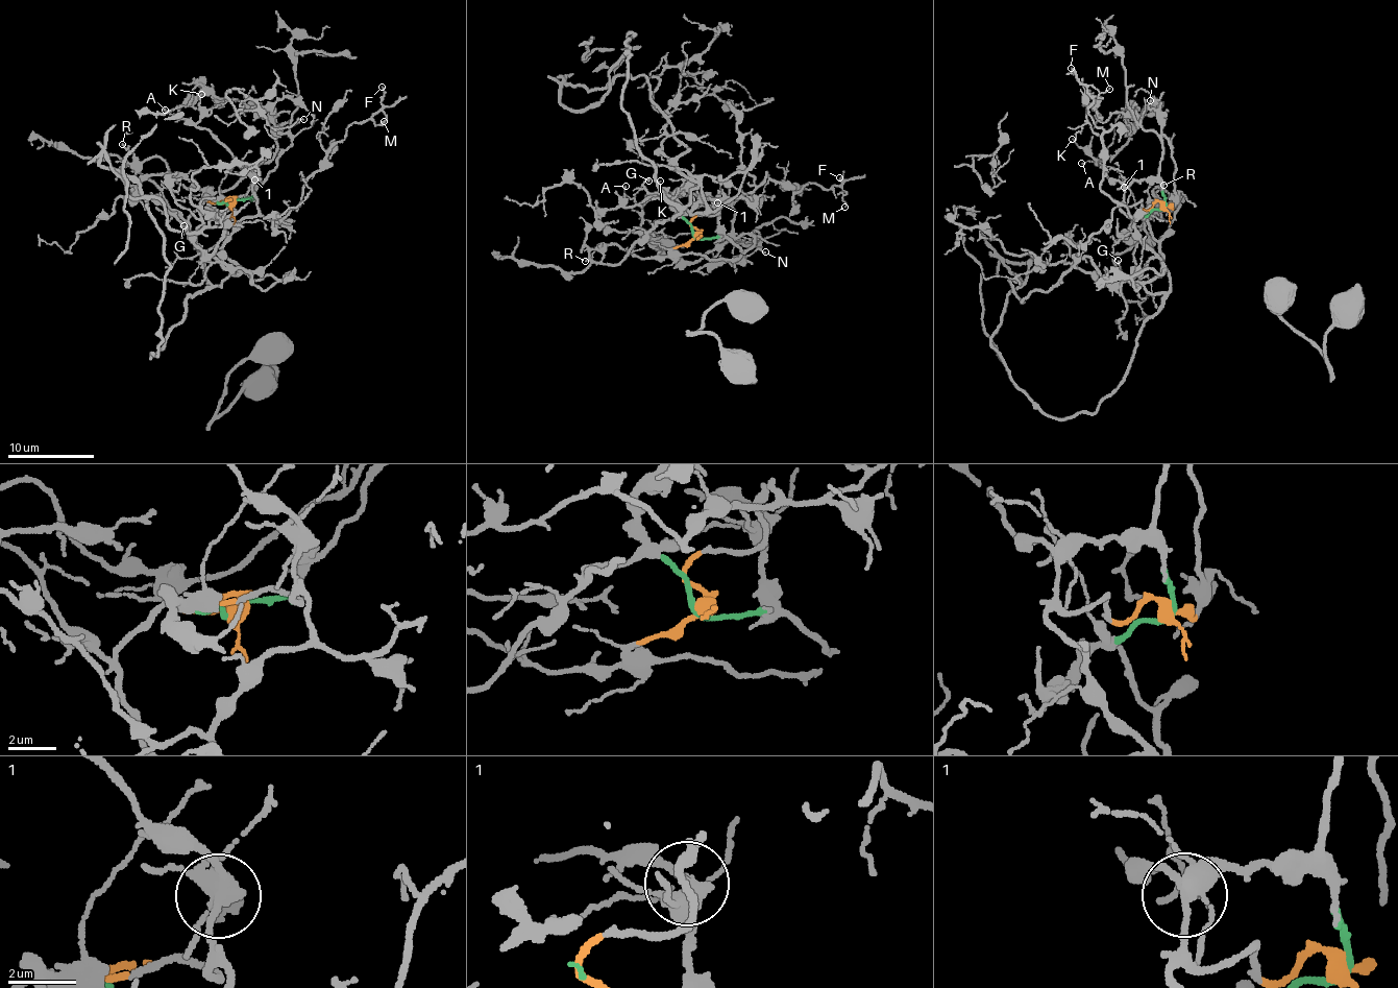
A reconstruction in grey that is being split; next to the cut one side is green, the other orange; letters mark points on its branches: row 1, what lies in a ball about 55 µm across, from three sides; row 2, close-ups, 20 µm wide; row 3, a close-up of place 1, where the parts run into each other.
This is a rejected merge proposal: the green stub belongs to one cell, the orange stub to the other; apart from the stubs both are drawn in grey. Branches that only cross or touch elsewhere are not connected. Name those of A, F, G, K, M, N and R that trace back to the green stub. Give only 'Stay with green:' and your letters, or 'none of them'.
Stay with green: none of them

